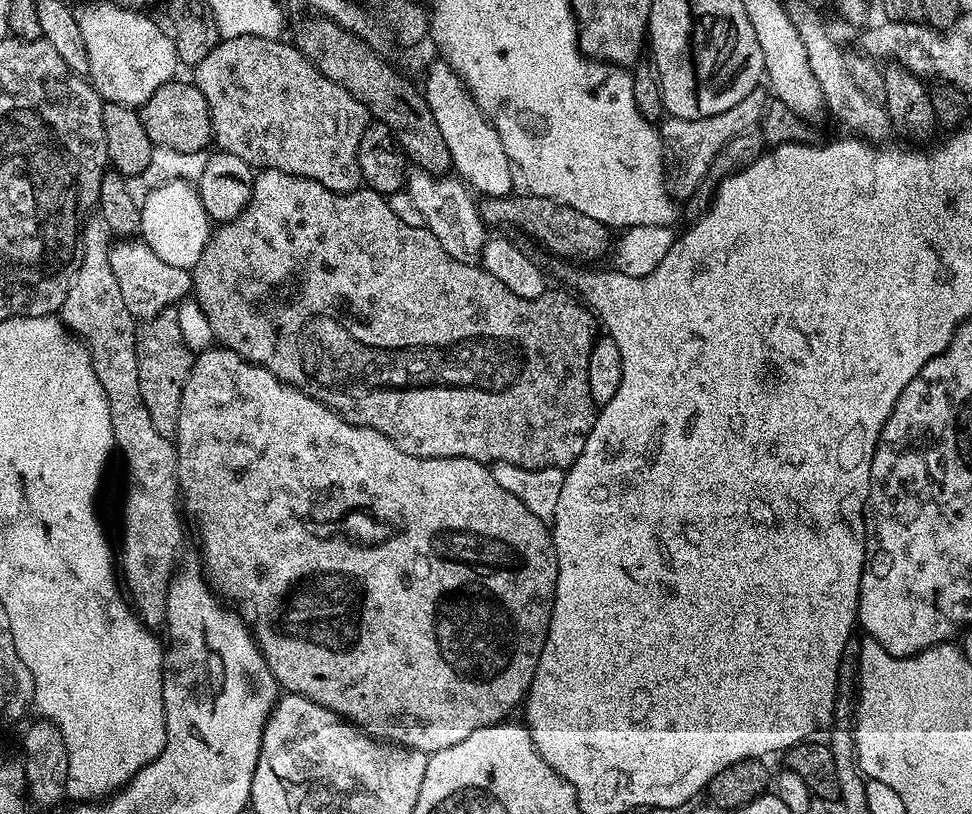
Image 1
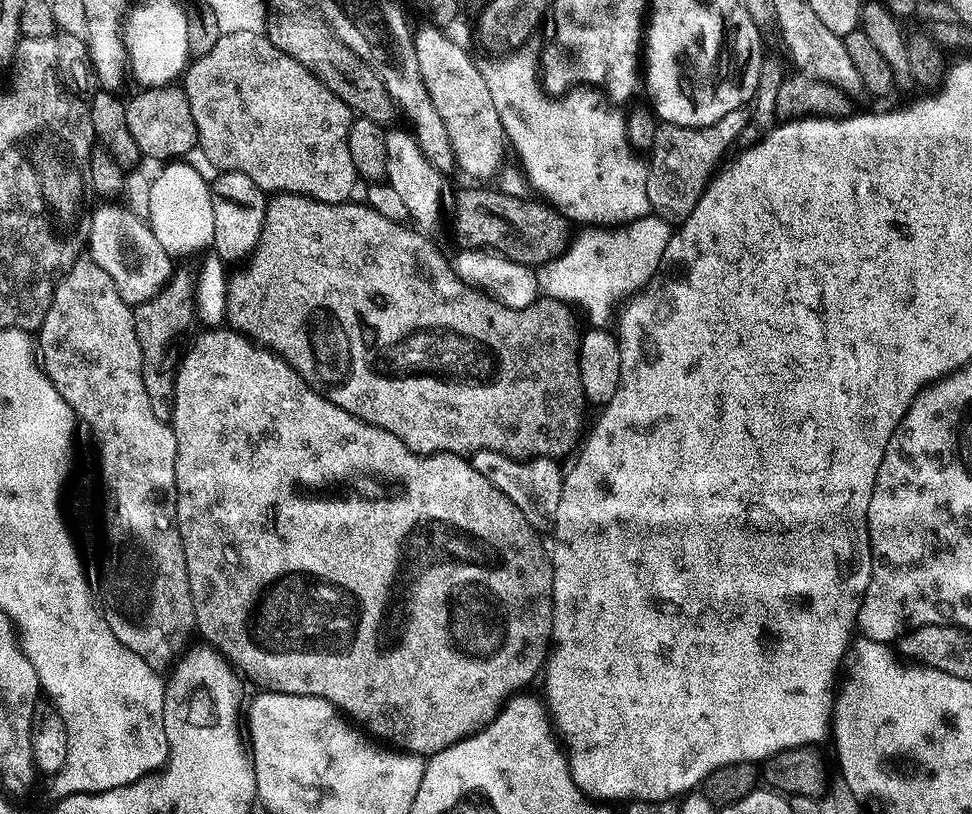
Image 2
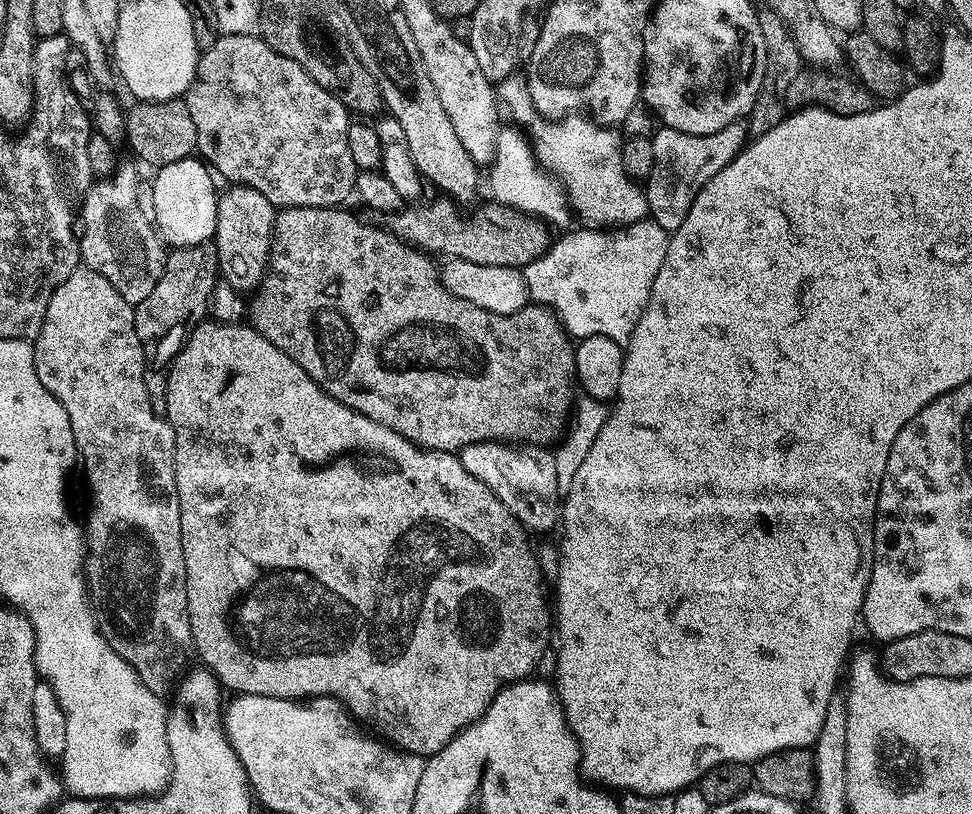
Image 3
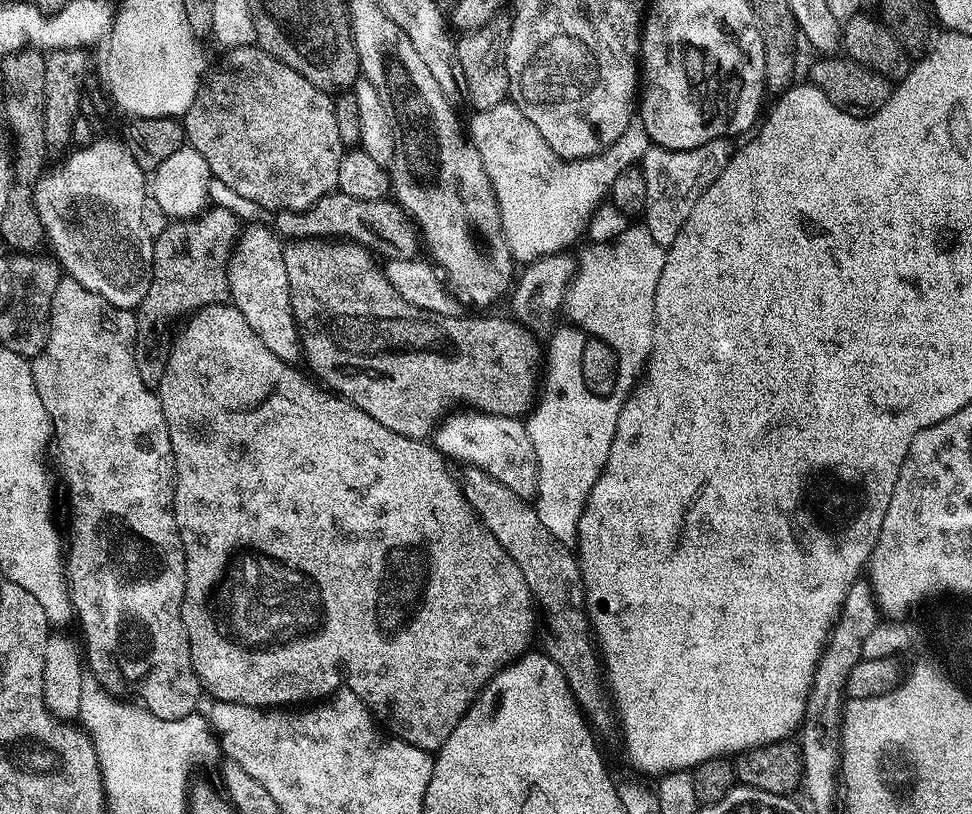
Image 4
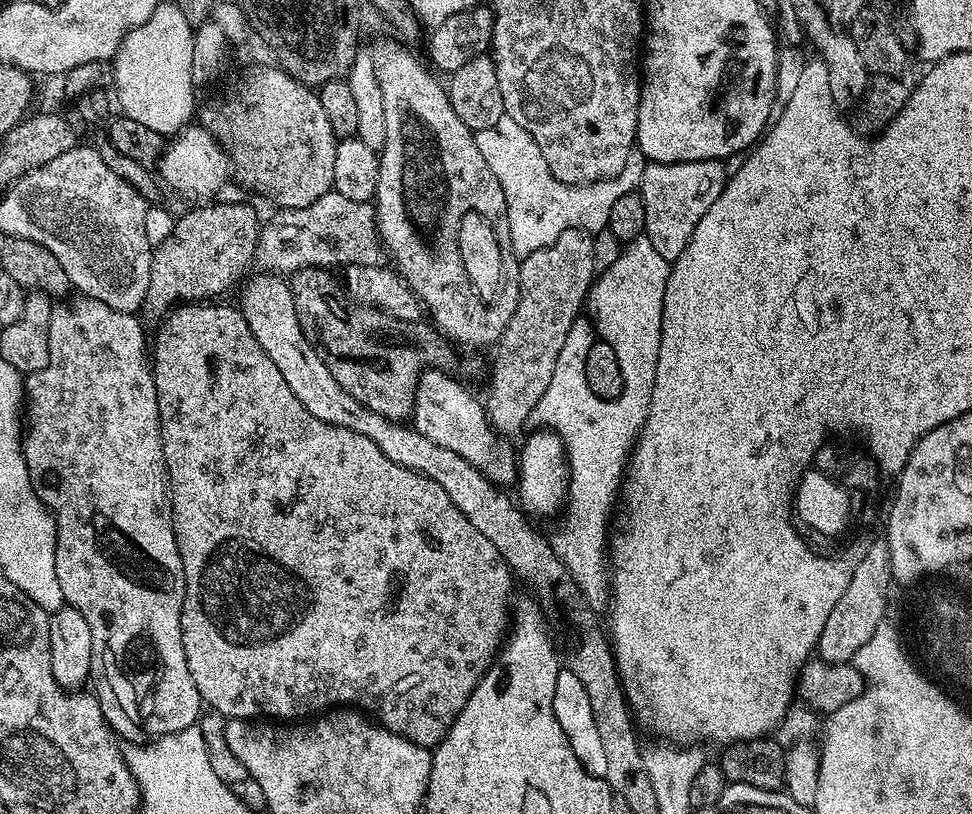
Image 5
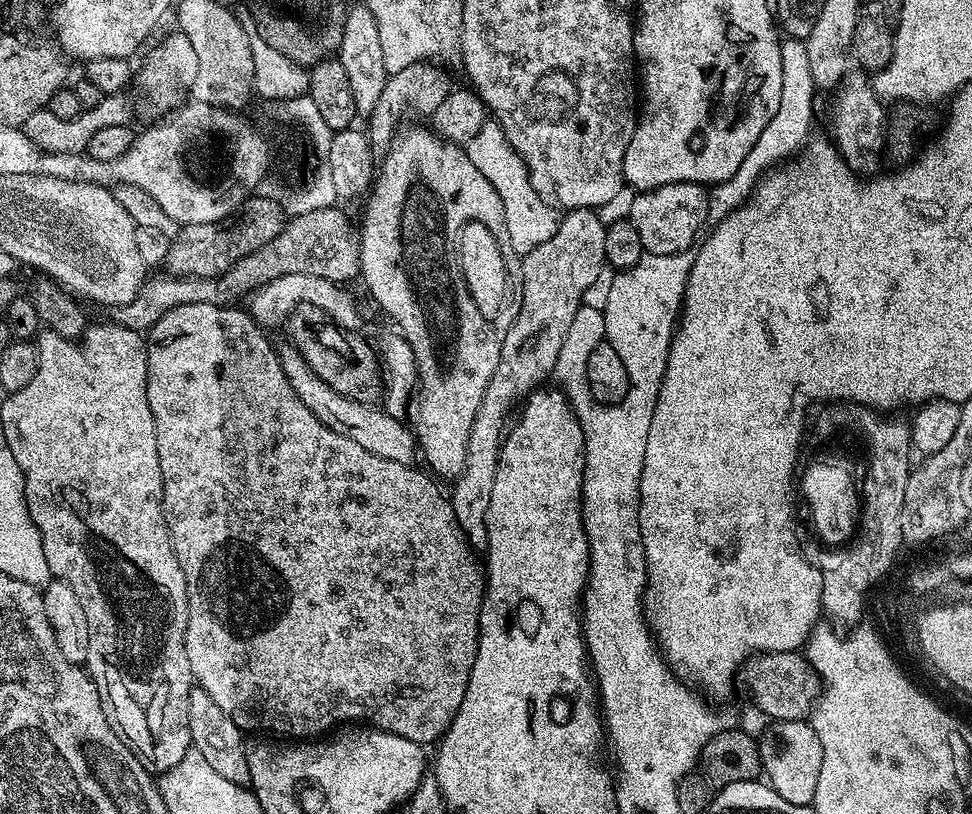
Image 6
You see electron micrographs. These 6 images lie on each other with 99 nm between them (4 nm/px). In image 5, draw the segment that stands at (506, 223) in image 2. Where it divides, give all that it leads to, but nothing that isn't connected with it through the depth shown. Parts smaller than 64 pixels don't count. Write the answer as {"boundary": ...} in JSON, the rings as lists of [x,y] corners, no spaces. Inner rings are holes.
{"boundary":[[[330,191],[310,202],[310,206],[281,208],[273,213],[269,220],[263,221],[254,257],[255,263],[263,267],[261,269],[270,270],[276,264],[276,256],[280,256],[280,260],[292,260],[292,264],[327,268],[345,262],[363,264],[378,248],[376,210],[369,202],[355,201]]]}

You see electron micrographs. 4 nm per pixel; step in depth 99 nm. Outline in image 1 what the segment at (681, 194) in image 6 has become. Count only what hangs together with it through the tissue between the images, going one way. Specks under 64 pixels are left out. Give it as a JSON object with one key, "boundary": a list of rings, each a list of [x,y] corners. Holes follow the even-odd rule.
{"boundary":[[[758,86],[738,106],[730,106],[730,110],[722,110],[722,114],[714,114],[710,118],[698,118],[697,120],[683,120],[677,116],[668,116],[661,119],[658,131],[664,142],[664,163],[666,176],[673,185],[691,190],[696,184],[702,182],[706,170],[710,170],[710,162],[726,146],[730,138],[734,138],[743,132],[751,132],[759,125],[766,107],[763,87]]]}

